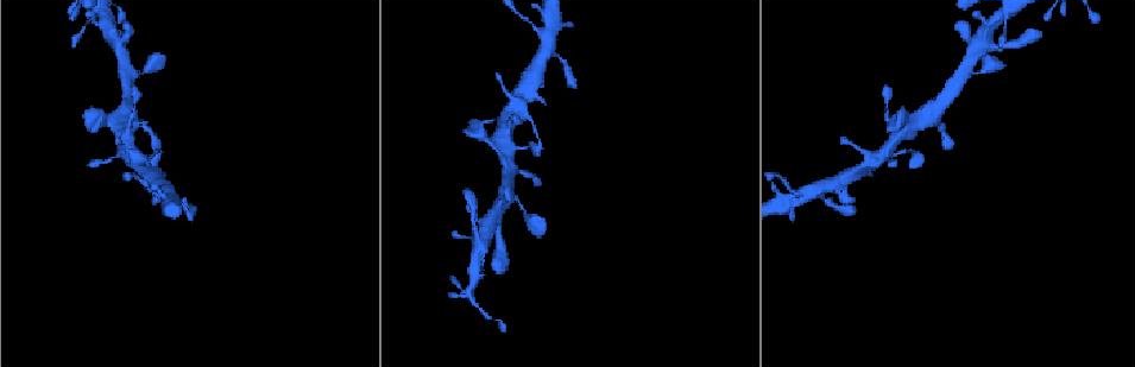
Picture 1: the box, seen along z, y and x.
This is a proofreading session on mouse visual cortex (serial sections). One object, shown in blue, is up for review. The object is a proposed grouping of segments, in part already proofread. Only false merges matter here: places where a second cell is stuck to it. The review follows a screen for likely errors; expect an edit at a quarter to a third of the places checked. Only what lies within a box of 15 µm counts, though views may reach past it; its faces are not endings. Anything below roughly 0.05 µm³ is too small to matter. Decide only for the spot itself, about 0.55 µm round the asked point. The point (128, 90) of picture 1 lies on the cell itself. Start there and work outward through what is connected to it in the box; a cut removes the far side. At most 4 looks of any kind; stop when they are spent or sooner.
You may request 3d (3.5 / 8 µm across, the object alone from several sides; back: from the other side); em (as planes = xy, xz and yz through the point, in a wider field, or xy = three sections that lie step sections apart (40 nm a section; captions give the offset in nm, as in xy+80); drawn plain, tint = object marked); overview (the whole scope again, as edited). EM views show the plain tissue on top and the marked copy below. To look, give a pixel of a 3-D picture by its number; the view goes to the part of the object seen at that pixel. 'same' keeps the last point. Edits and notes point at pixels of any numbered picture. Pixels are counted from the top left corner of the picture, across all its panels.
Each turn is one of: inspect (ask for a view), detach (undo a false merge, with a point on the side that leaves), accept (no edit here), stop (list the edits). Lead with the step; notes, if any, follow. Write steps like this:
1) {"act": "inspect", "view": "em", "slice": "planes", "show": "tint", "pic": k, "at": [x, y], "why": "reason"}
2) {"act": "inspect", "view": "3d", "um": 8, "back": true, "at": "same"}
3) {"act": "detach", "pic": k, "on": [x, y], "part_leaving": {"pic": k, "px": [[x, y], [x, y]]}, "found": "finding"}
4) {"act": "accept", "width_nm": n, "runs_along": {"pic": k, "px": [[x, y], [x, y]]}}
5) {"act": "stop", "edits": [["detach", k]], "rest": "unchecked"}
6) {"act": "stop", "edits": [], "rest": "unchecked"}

{"act": "inspect", "view": "3d", "um": 3.5, "pic": 1, "at": [917, 125]}

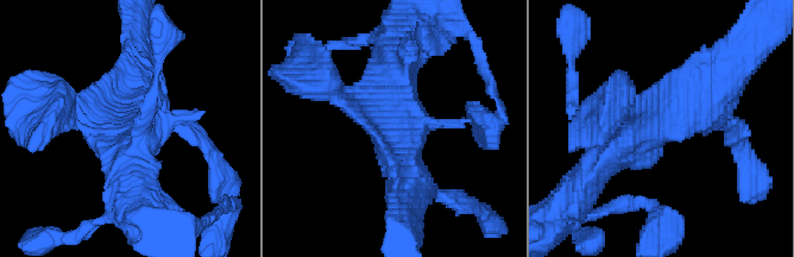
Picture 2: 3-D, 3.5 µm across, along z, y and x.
{"act": "inspect", "view": "em", "slice": "xy", "step": 1, "show": "tint", "pic": 2, "at": [116, 116], "why": "shape alone is not enough"}

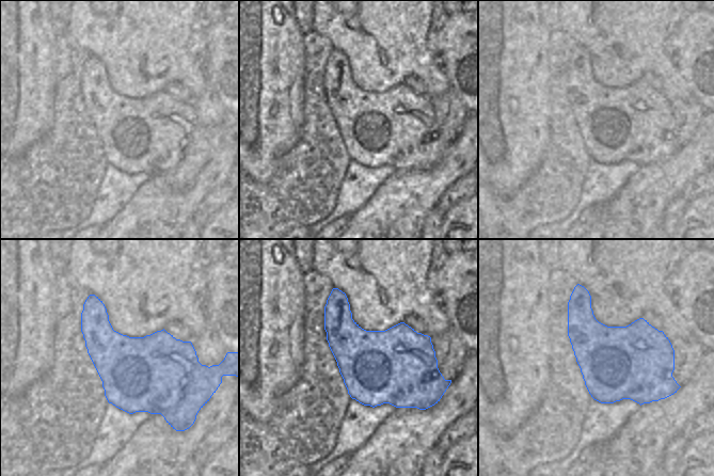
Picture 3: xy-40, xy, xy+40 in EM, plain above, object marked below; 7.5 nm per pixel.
{"act": "accept", "runs_along": {"pic": 2, "px": [[738, 66], [695, 106], [613, 154]]}, "found": "all the same cell"}

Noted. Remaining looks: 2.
{"act": "inspect", "view": "3d", "um": 8, "pic": 1, "at": [907, 150], "why": "narrows sharply"}

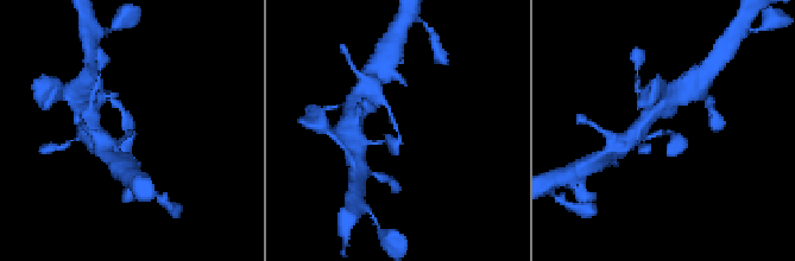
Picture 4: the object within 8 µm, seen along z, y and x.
{"act": "inspect", "view": "em", "slice": "xy", "step": 5, "show": "tint", "pic": 4, "at": [133, 132]}

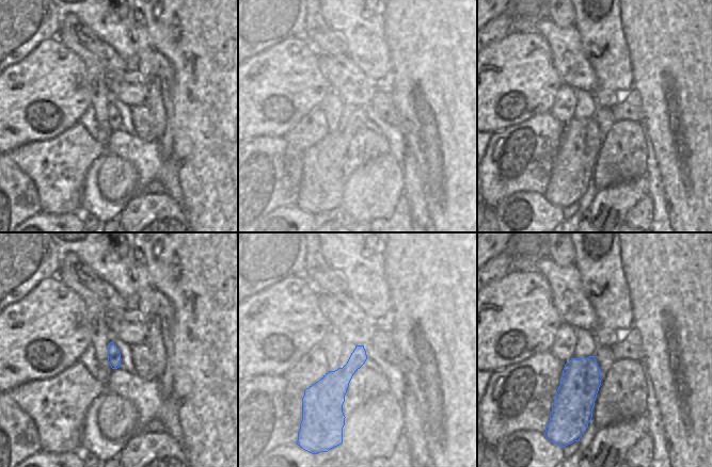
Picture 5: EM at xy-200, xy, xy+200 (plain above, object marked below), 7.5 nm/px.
{"act": "accept", "runs_along": {"pic": 4, "px": [[638, 141], [670, 132], [668, 153]]}, "found": "continuous, no second cell"}

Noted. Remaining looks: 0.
{"act": "stop", "edits": [], "rest": "unchecked"}

